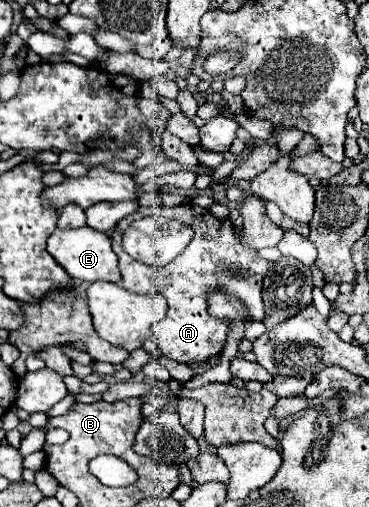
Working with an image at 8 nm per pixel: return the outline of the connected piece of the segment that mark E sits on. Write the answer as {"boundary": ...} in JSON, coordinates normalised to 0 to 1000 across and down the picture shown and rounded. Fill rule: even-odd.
{"boundary":[[[238,446],[206,450],[206,454],[152,454],[130,469],[130,489],[125,489],[141,509],[206,552],[228,560],[249,560],[260,552],[282,556],[325,556],[325,533],[320,533],[320,509],[304,497],[304,477],[282,458],[249,454]]]}

